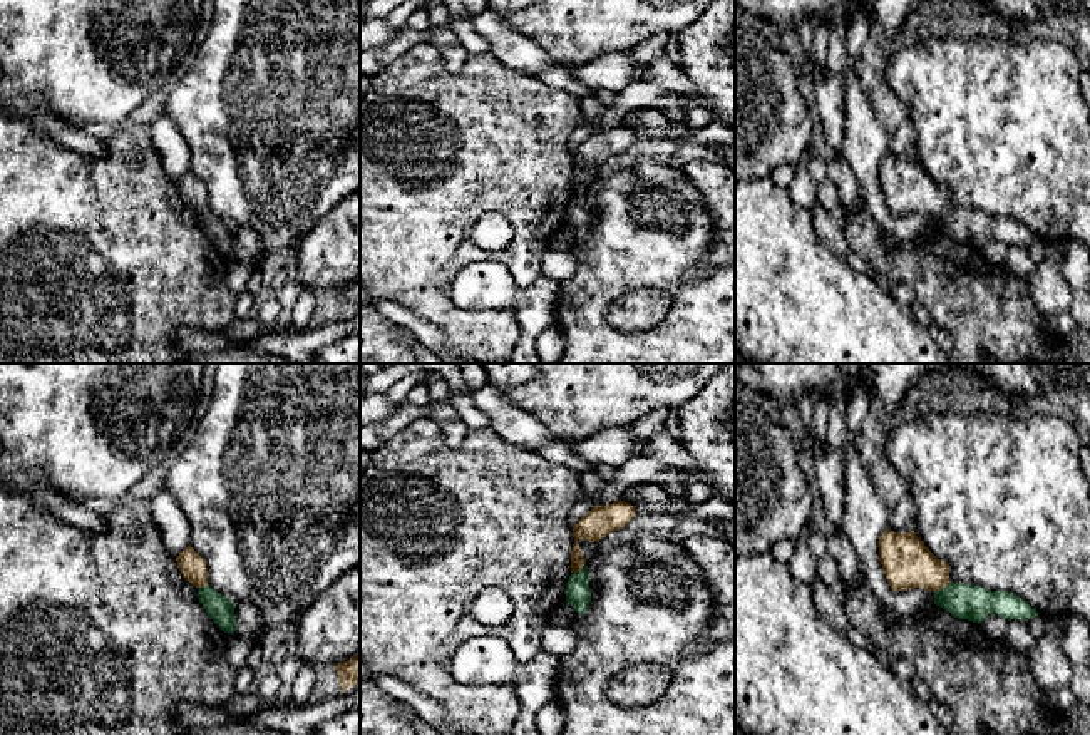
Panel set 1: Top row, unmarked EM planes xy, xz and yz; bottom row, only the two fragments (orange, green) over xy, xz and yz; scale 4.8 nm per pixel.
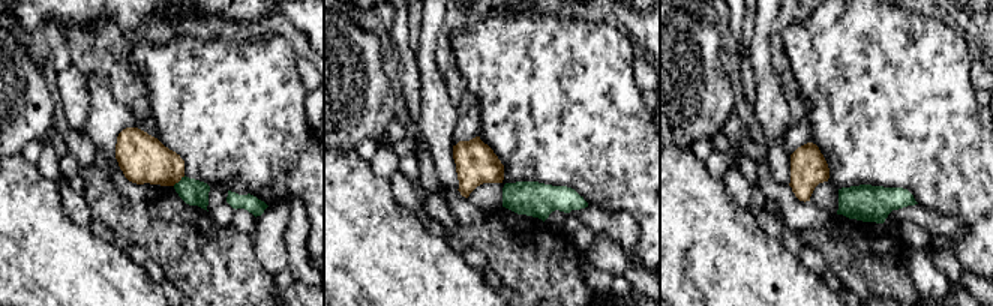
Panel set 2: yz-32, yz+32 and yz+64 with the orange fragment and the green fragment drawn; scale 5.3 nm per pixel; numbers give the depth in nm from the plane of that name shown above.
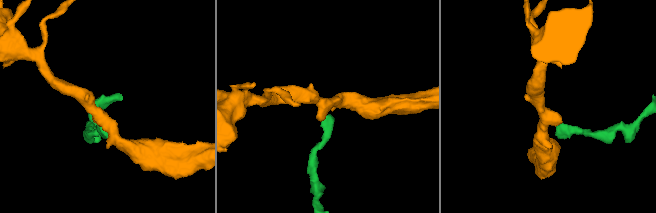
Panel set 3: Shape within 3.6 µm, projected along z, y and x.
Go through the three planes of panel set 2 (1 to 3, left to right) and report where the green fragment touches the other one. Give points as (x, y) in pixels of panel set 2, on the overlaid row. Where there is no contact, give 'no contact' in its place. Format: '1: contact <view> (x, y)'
1: contact yz-32 (179, 180)
2: no contact
3: no contact

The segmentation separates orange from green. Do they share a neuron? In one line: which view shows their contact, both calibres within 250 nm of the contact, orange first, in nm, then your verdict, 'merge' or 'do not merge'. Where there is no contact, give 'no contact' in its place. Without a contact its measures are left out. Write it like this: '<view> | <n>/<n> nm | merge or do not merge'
yz | 240/180 nm | do not merge

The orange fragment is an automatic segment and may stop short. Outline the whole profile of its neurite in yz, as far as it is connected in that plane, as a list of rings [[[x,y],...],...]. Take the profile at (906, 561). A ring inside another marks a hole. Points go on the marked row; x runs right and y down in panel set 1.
[[[884,531],[877,547],[892,591],[921,588],[936,593],[951,583],[949,564],[939,561],[914,531]]]

